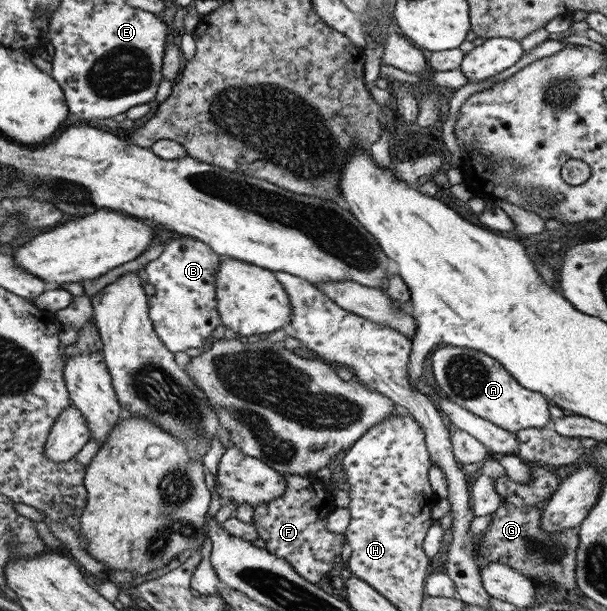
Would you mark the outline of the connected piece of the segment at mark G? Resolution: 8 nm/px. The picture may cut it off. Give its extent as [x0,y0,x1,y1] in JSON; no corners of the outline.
[474,503,578,589]

